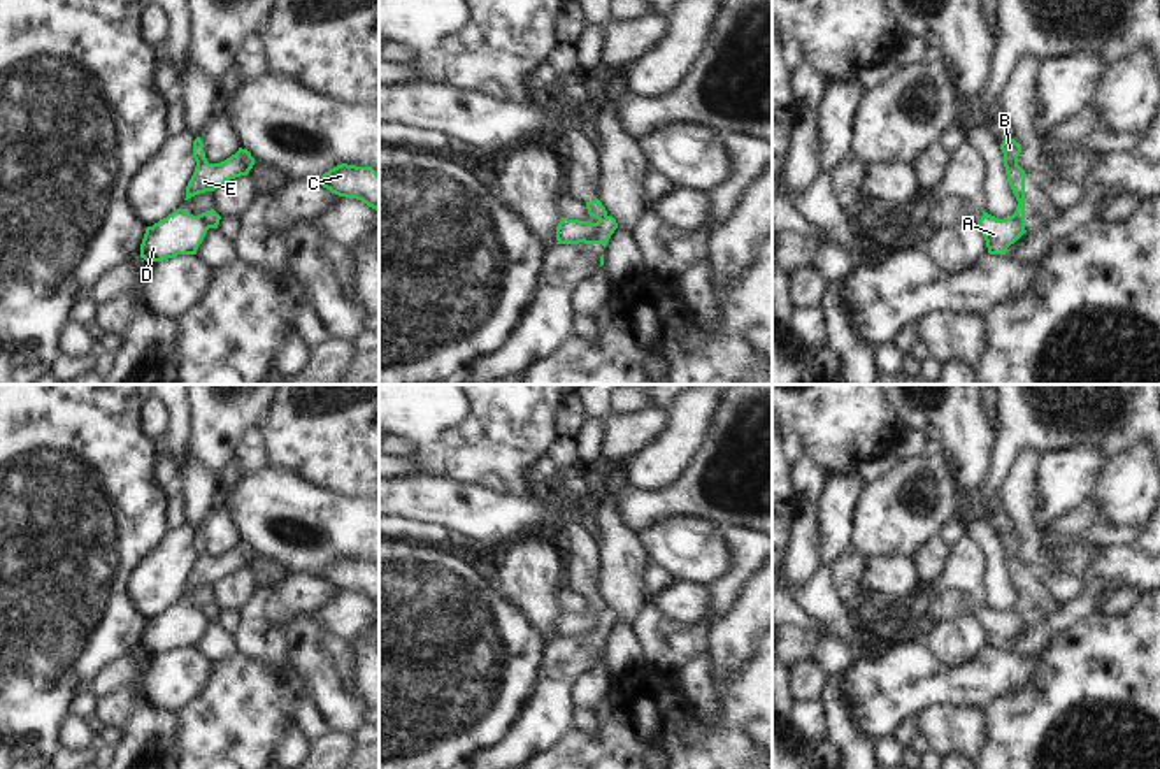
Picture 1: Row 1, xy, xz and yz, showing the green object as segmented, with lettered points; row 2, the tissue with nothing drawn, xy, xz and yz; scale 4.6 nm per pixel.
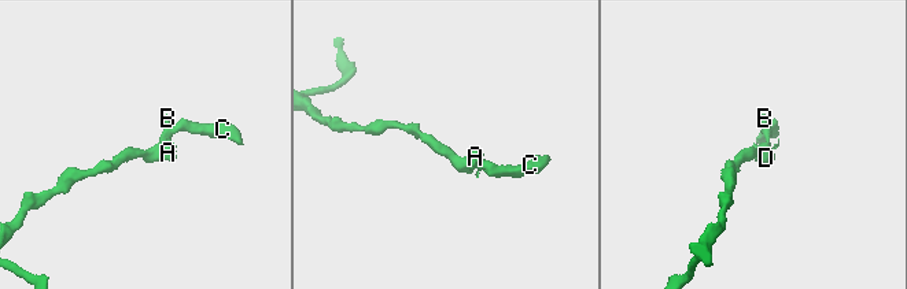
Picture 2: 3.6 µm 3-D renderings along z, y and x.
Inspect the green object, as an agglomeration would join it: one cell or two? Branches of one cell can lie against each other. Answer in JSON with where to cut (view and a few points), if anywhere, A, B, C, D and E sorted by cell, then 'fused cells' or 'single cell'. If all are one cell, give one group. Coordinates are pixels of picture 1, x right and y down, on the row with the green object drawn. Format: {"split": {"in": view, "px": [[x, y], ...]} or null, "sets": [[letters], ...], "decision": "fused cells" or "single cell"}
{"split": {"in": "xz", "px": [[597, 223], [581, 241]]}, "sets": [["A", "D"], ["B", "C", "E"]], "decision": "fused cells"}

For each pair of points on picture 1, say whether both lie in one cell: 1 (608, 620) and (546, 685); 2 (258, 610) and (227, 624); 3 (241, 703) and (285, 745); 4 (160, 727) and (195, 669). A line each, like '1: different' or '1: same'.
1: same
2: different
3: different
4: different

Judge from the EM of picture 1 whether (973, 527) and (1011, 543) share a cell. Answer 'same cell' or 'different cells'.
different cells

